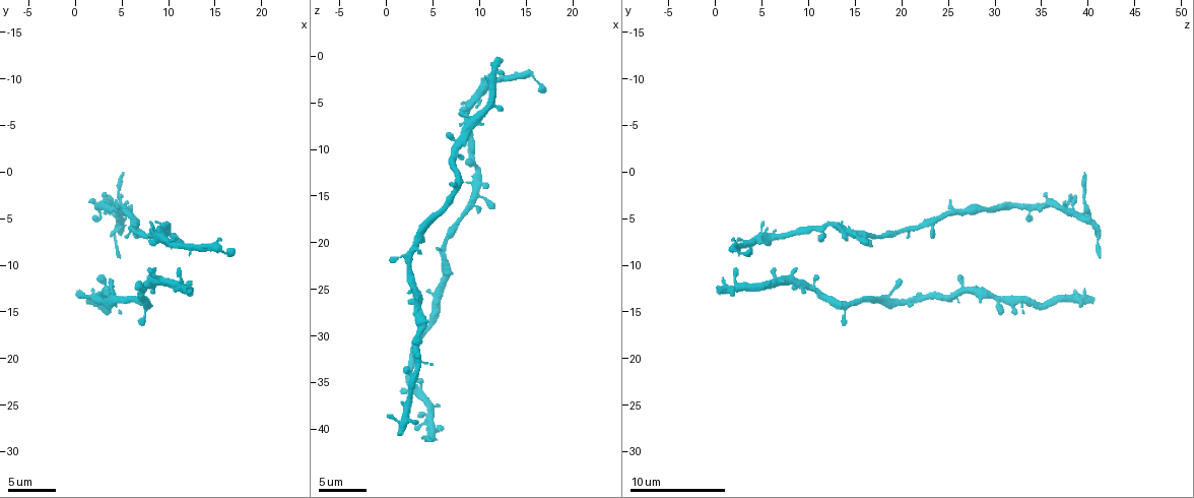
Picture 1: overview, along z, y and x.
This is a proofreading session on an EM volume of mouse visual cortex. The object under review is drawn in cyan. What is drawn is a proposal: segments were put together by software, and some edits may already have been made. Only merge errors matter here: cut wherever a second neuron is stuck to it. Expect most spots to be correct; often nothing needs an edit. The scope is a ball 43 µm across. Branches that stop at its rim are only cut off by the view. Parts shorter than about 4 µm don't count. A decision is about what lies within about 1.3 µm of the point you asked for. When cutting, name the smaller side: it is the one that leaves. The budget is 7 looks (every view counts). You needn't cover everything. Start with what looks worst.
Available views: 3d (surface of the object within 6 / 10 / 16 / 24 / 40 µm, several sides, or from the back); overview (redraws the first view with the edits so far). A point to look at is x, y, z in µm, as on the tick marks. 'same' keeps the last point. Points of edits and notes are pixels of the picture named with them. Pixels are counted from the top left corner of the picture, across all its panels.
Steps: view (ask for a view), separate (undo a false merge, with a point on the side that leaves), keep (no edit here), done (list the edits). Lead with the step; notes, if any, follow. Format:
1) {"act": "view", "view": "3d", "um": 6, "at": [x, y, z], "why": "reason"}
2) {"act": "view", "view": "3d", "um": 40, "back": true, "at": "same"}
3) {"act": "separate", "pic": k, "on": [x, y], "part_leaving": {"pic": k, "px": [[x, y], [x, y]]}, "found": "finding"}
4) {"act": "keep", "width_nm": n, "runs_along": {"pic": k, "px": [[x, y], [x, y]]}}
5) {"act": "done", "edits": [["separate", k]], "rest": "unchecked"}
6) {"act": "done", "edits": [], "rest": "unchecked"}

{"act": "view", "view": "3d", "um": 10, "at": [5.4, 4.2, 27.8], "why": "four-way junction"}

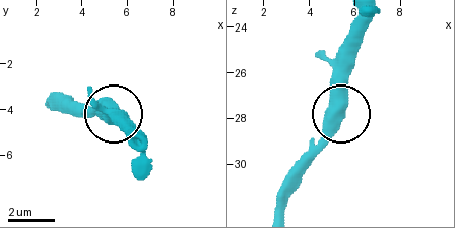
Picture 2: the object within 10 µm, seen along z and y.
{"act": "view", "view": "3d", "um": 6, "at": "same", "why": "closer look"}

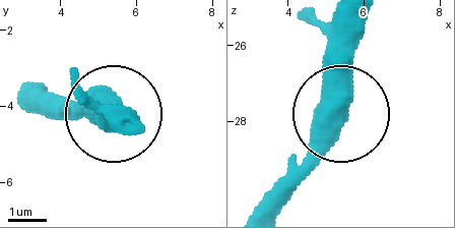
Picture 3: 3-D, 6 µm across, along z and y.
{"act": "keep", "width_nm": 440, "runs_along": {"pic": 3, "px": [[349, 20], [343, 117], [275, 192]]}, "found": "one neuron here"}

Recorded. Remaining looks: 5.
{"act": "view", "view": "3d", "um": 10, "at": [3.4, 12.8, 26.6], "why": "four-way junction"}

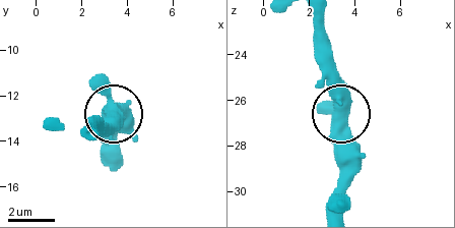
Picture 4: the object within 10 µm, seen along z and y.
{"act": "keep", "runs_along": {"pic": 4, "px": [[322, 20], [322, 67], [339, 120], [339, 170]]}, "found": "all the same neuron"}

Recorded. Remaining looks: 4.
{"act": "view", "view": "3d", "um": 10, "at": [10.0, 12.0, 6.6], "why": "sudden change in width"}

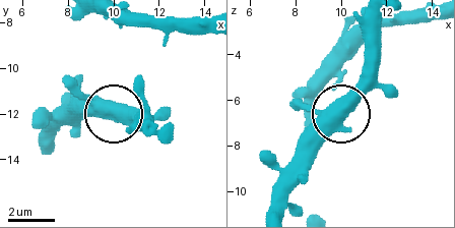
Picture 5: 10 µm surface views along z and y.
{"act": "keep", "found": "continuous, no second neuron"}

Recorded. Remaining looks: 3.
{"act": "view", "view": "3d", "um": 16, "at": [8.0, 7.0, 17.2], "why": "a narrow waist"}

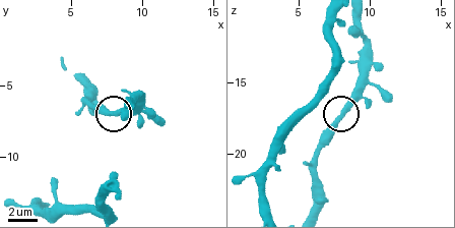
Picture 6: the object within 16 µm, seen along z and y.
{"act": "keep", "width_nm": 360, "found": "one neuron here"}

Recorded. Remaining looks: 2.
{"act": "done", "edits": [], "rest": "unchecked"}

